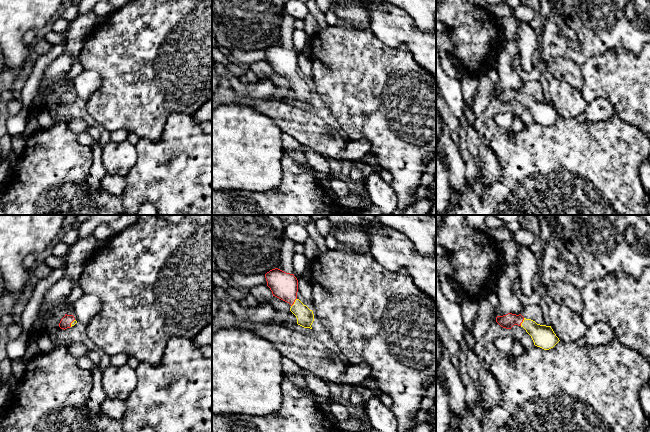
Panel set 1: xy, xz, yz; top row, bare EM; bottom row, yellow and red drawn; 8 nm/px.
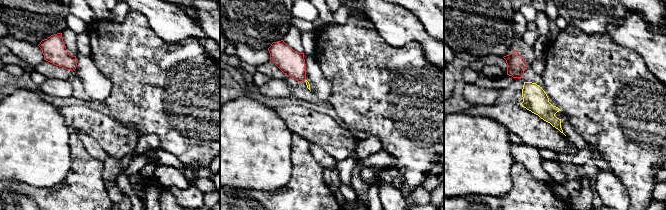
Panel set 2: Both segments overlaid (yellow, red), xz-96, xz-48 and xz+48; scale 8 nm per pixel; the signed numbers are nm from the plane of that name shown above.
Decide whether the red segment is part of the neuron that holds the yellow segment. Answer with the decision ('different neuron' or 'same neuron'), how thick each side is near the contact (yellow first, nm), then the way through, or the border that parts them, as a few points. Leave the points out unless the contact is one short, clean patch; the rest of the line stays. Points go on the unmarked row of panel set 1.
same neuron; 140 nm thick on the yellow side, 220 nm on the other; runs through xz (305, 93), (294, 78), (284, 62)

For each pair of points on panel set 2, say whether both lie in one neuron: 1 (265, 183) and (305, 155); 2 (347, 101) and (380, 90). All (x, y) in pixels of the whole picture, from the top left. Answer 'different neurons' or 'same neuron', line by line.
1: different neurons
2: same neuron

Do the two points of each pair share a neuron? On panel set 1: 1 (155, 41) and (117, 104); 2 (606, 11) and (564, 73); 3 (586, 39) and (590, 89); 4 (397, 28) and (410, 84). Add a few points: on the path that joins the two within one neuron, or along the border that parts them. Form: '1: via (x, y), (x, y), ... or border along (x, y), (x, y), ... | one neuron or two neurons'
1: via (143, 57), (141, 70), (128, 83), (128, 88) | one neuron
2: border along (547, 61), (552, 58), (565, 58), (581, 67) | two neurons
3: border along (587, 60), (582, 67) | two neurons
4: border along (378, 38), (391, 46), (404, 44), (416, 61) | two neurons

